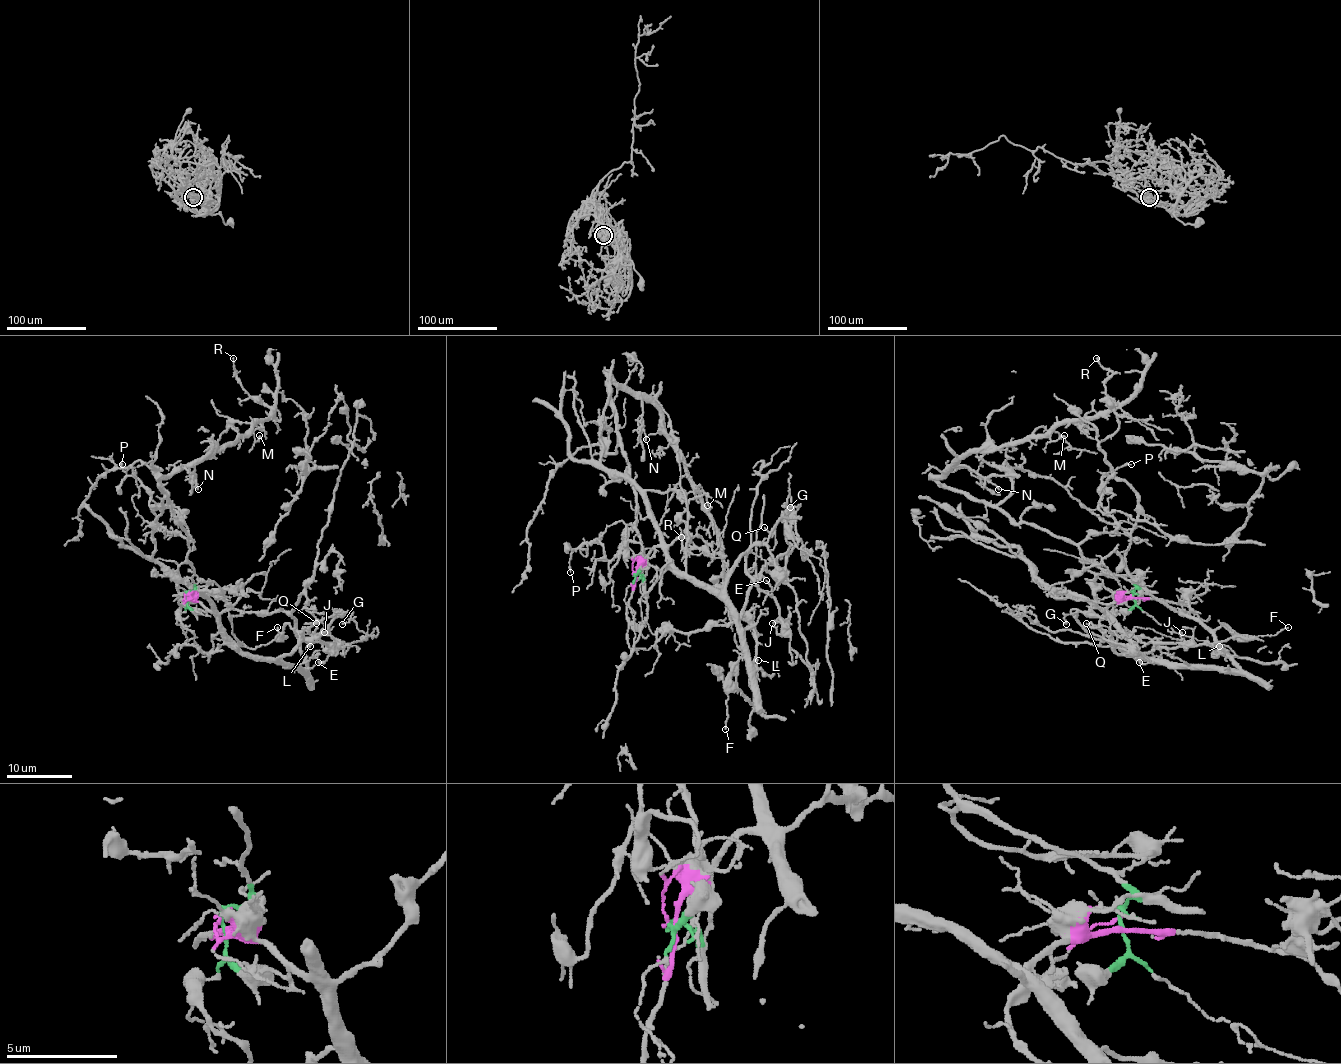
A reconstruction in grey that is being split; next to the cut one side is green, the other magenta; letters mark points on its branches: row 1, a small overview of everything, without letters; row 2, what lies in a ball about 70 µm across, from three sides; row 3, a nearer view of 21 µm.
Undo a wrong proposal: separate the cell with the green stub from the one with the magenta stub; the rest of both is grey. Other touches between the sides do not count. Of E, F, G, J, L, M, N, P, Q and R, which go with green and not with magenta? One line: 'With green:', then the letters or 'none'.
With green: M, N, P, R

